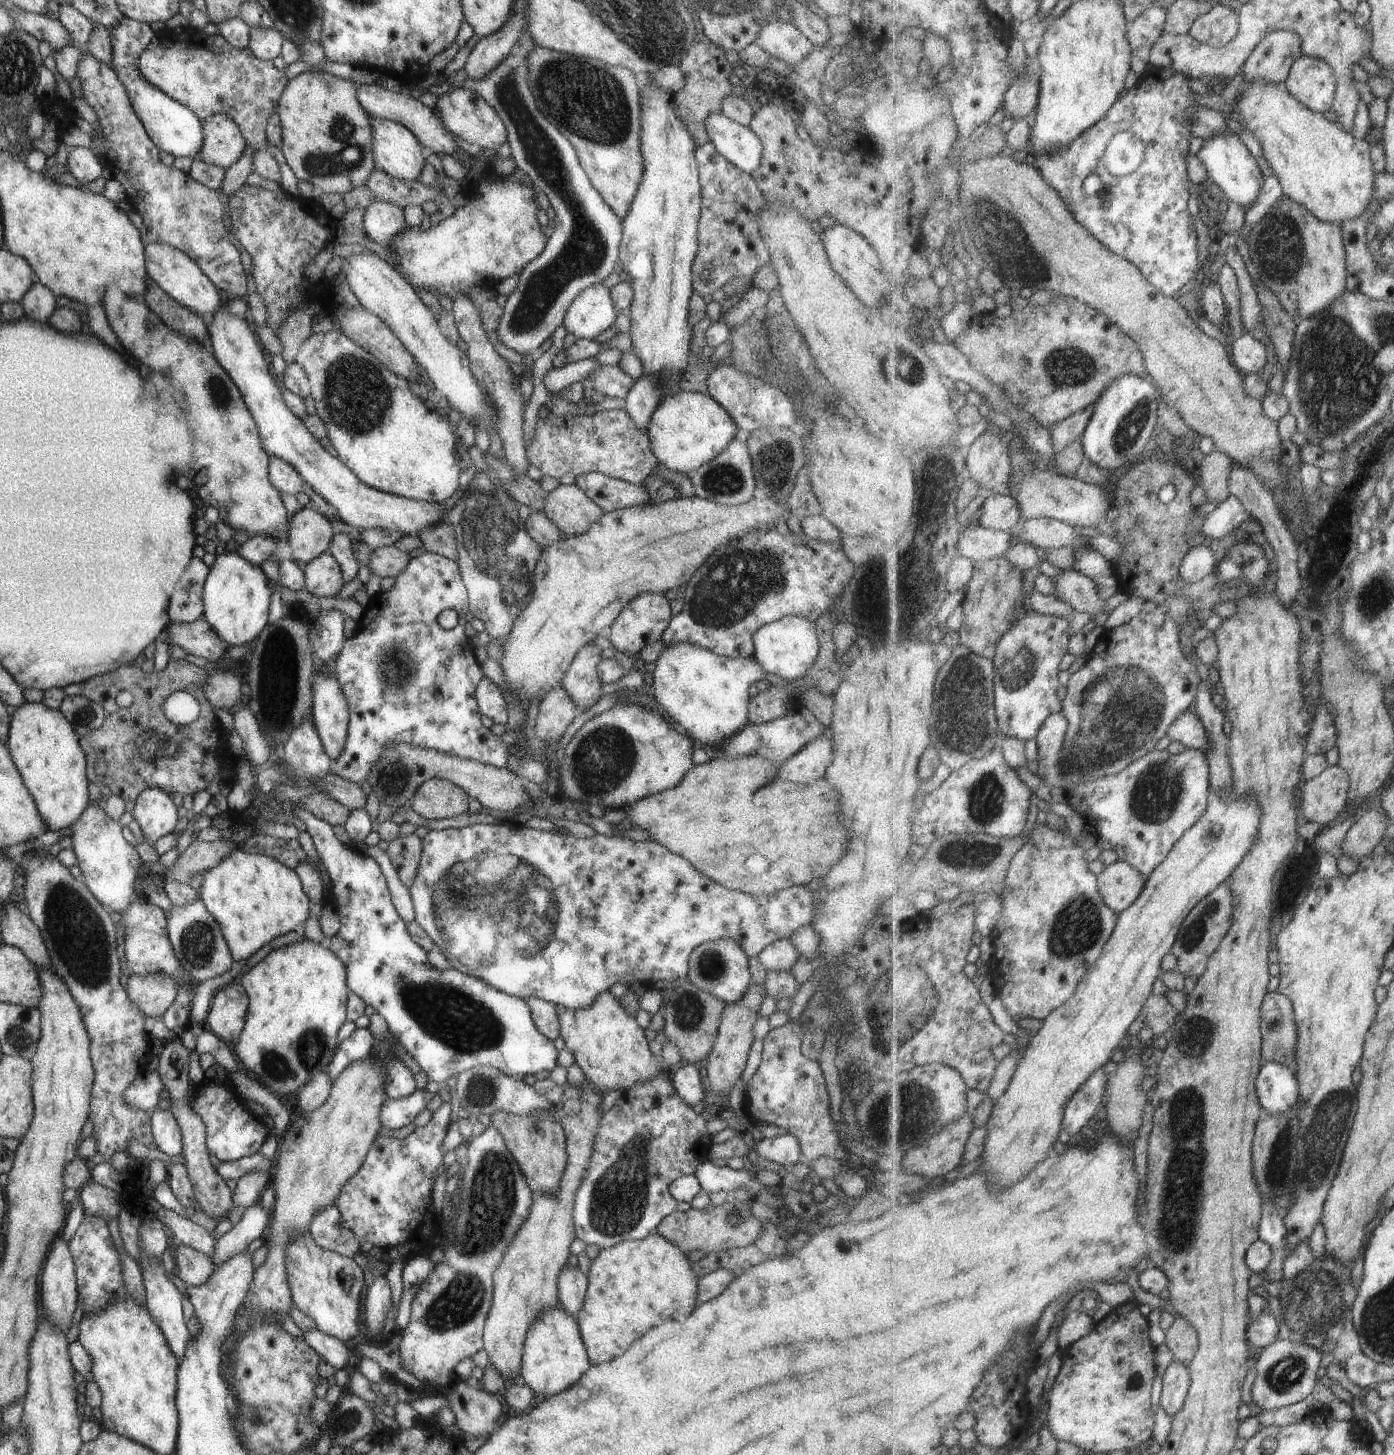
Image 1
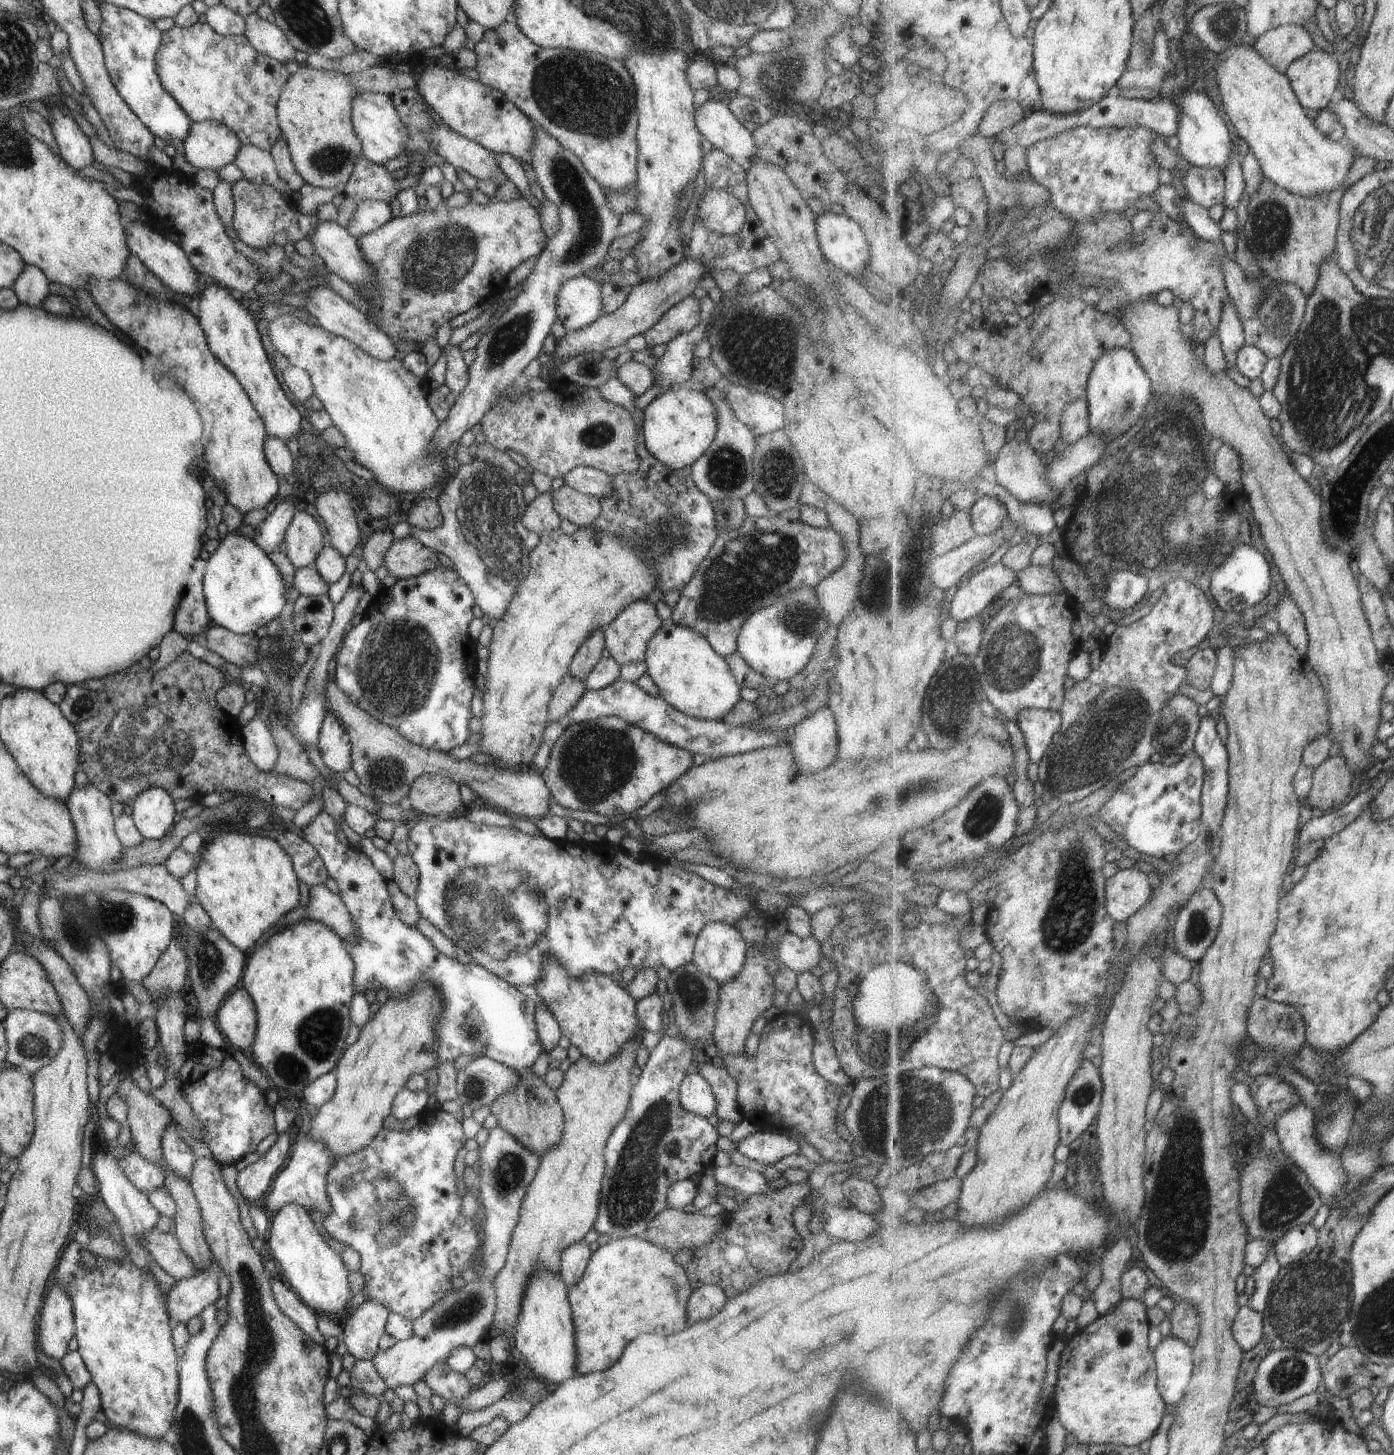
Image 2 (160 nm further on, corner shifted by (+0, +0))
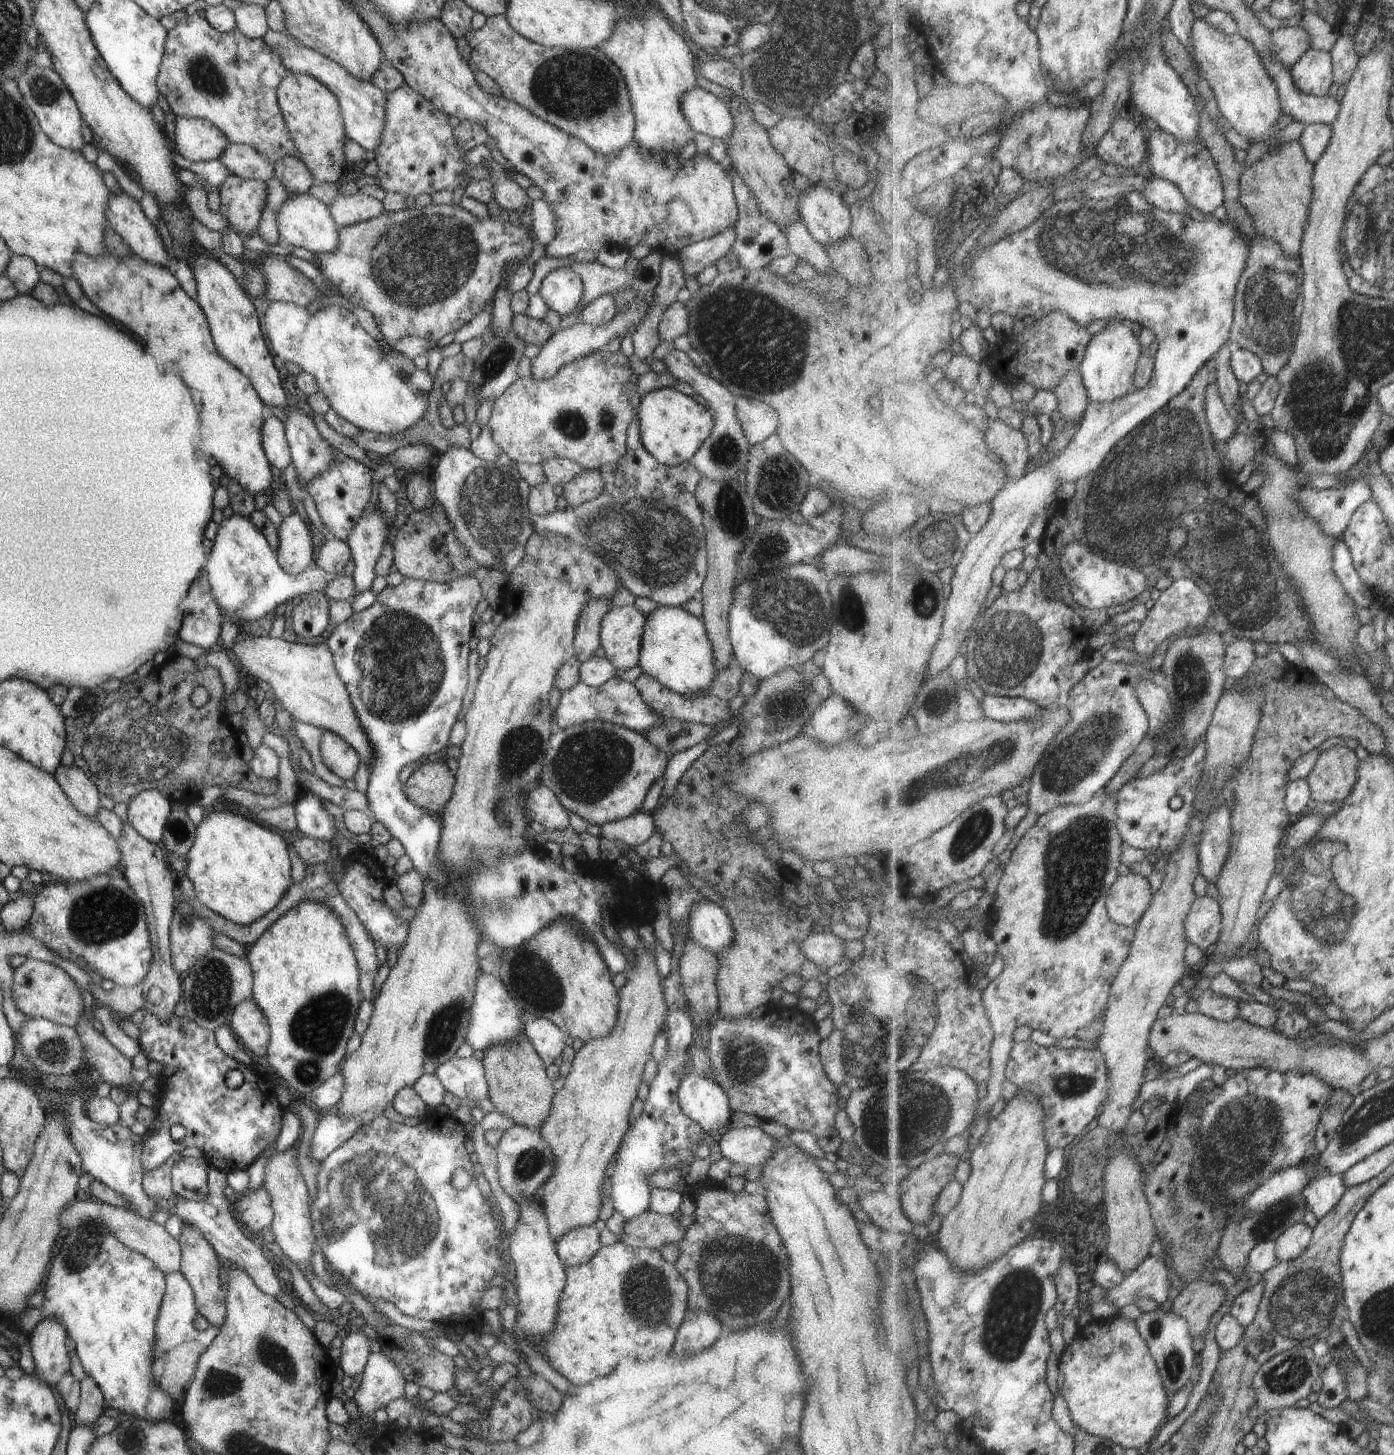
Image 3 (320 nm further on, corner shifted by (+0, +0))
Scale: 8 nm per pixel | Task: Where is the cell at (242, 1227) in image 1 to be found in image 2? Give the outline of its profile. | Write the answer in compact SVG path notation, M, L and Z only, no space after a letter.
M212 1256L207 1269L175 1281L164 1298L166 1313L172 1325L177 1322L185 1324L207 1304L219 1299L217 1279L222 1275L221 1272L220 1265Z

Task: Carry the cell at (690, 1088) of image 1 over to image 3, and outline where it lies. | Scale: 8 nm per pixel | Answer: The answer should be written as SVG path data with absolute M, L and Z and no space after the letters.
M687 1073L676 1090L681 1112L705 1133L723 1132L731 1118L728 1096L713 1080Z

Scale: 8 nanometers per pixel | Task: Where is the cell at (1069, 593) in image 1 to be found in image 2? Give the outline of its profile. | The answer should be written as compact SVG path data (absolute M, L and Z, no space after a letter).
M1050 564L1042 567L1029 565L1025 570L1019 571L1016 585L1027 595L1050 595L1063 591L1061 580Z

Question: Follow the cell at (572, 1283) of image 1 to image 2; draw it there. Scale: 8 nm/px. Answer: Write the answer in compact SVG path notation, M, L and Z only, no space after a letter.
M583 1239L570 1244L561 1251L558 1273L567 1288L573 1286L581 1278L590 1259L589 1252L591 1250Z

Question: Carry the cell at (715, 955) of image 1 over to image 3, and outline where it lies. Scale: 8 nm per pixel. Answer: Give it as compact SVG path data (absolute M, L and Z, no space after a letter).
M709 899L695 903L690 908L686 926L689 938L713 954L730 945L734 937L730 918L718 904Z

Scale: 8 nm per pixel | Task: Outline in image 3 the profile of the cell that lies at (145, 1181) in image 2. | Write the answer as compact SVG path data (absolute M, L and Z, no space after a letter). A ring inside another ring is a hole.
M144 1013L143 1020L141 1020L141 1024L139 1024L138 1029L139 1036L137 1042L142 1054L144 1054L148 1060L153 1060L153 1062L161 1062L162 1064L161 1074L158 1077L154 1078L160 1083L160 1092L157 1095L144 1096L147 1103L151 1101L153 1103L158 1102L158 1105L156 1106L155 1118L157 1117L160 1123L158 1132L148 1137L147 1140L145 1140L142 1144L140 1165L144 1170L143 1173L150 1171L156 1166L159 1166L159 1164L161 1164L170 1154L179 1153L185 1147L195 1147L196 1149L199 1149L202 1152L203 1158L205 1158L209 1167L213 1167L217 1170L223 1171L225 1174L233 1171L242 1171L243 1169L247 1168L261 1153L265 1153L271 1148L278 1132L280 1131L284 1109L279 1105L277 1099L275 1099L273 1086L269 1083L269 1080L264 1075L261 1076L253 1071L251 1068L242 1065L240 1062L233 1060L233 1058L225 1056L225 1054L223 1054L223 1052L221 1052L221 1049L217 1046L214 1037L214 1031L210 1031L201 1028L200 1026L197 1026L197 1024L195 1024L192 1020L189 1020L185 1016L178 1017L173 1014L168 1018L168 1021L164 1023L161 1022L155 1015L152 1015L151 1013ZM181 1026L185 1028L183 1032L181 1032L181 1030L179 1029L181 1028ZM231 1069L239 1070L244 1078L242 1080L242 1084L234 1089L229 1089L224 1083L225 1074L227 1074L227 1072L229 1072L229 1070ZM174 1124L179 1124L179 1126L183 1126L183 1128L185 1129L185 1136L183 1140L181 1140L181 1142L174 1142L169 1135L169 1128L171 1128L171 1126L173 1126Z

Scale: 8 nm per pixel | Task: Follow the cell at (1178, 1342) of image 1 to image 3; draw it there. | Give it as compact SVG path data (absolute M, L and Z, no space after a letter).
M1195 1280L1183 1286L1173 1300L1171 1310L1190 1324L1193 1336L1202 1336L1213 1314L1227 1300L1228 1290L1221 1283Z

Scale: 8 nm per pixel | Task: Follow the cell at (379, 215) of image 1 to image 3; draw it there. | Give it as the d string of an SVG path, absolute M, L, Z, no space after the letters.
M357 191L350 196L336 195L328 204L331 218L338 227L379 216L384 210L382 201L372 199Z

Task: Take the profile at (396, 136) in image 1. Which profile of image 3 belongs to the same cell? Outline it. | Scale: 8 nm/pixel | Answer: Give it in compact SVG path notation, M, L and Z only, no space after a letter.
M267 29L262 39L273 52L276 52L287 72L308 74L323 83L335 95L344 120L346 138L353 139L353 142L364 150L373 151L379 142L384 125L384 92L371 82L368 83L351 76L342 66L320 55L316 50L303 46L285 31Z

